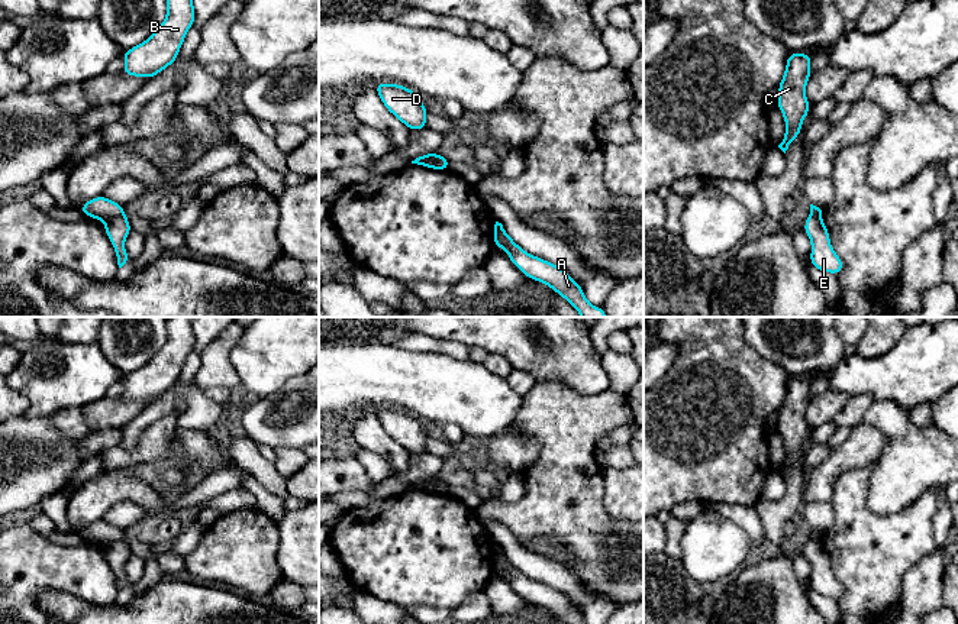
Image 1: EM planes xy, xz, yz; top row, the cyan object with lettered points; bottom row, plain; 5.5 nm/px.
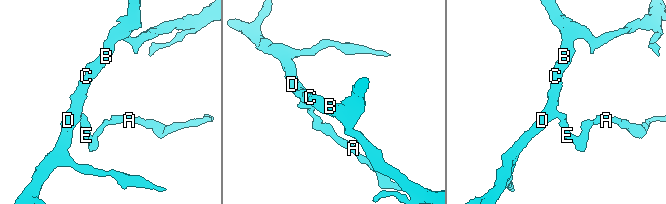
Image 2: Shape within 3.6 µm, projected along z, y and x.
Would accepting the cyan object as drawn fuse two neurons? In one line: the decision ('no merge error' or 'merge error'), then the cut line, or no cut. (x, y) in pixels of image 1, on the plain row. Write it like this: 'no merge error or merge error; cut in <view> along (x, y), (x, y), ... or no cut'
merge error; cut in xy along (123, 537), (105, 545)

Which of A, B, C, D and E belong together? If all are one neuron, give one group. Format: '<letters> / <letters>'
A E / B C D

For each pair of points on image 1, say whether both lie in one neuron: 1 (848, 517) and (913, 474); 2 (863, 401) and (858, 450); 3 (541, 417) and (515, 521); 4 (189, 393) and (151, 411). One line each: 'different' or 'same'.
1: different
2: different
3: same
4: same

